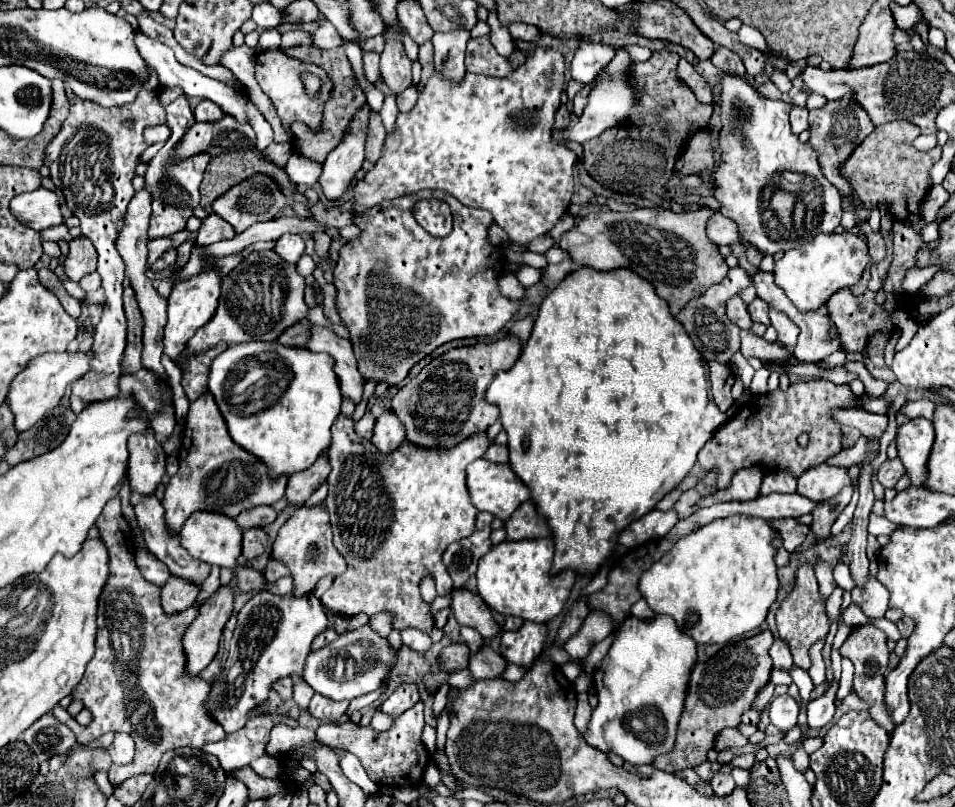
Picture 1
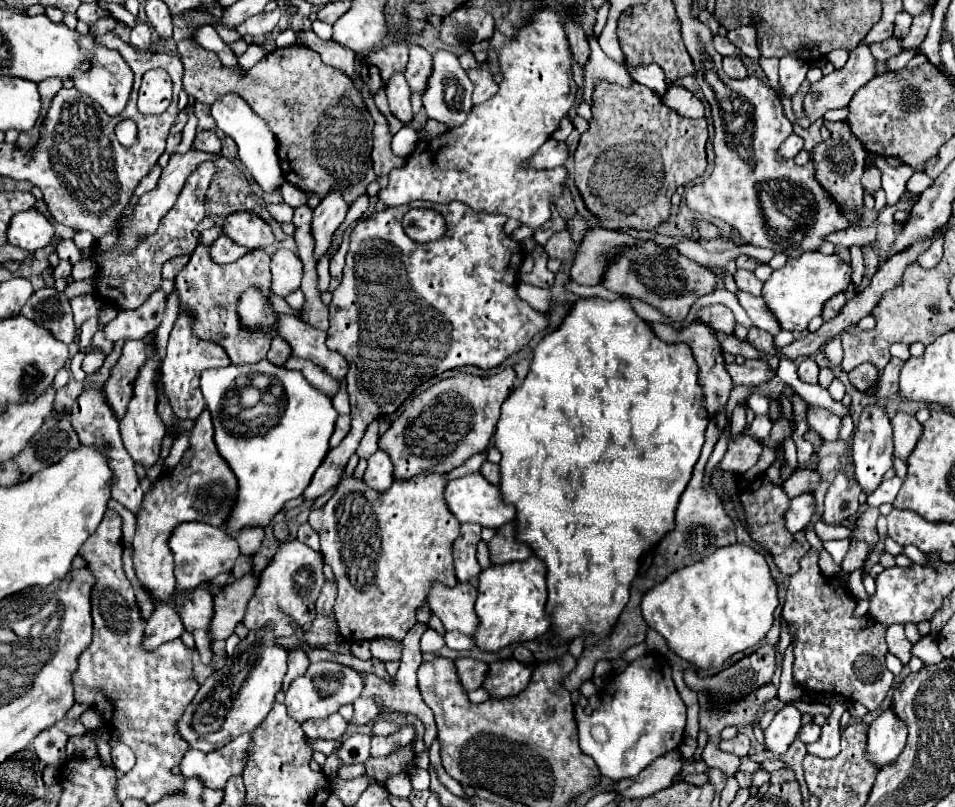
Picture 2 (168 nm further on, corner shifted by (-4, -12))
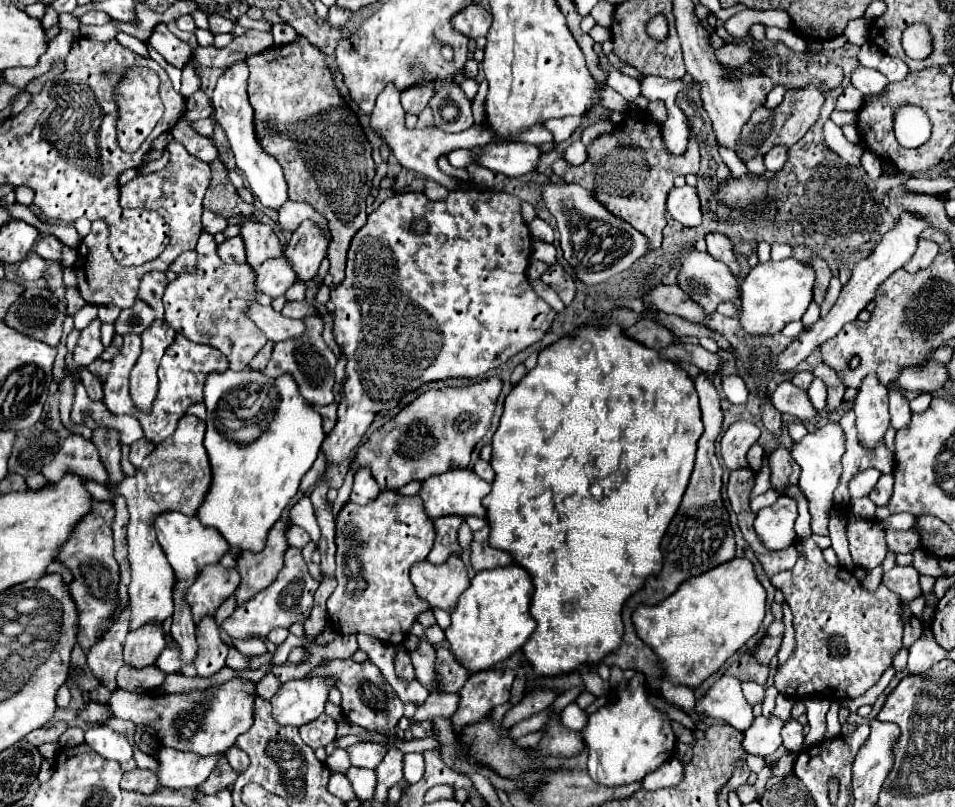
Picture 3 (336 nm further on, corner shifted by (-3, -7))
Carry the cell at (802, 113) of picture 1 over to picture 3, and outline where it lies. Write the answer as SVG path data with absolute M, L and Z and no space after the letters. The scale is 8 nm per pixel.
M772 147L772 151L764 155L766 169L772 171L772 173L780 171L784 167L784 163L786 163L786 151L788 151L786 147Z

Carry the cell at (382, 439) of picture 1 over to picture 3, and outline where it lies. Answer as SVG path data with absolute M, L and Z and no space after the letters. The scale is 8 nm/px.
M360 469L354 475L354 487L352 487L352 493L350 493L350 501L358 503L358 505L366 505L372 499L376 499L378 493L380 493L380 489L378 489L374 477L370 475L370 471Z

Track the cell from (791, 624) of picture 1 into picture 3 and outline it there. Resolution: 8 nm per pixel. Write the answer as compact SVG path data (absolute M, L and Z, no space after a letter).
M798 539L798 541L796 541L796 549L798 549L798 561L796 561L796 565L794 565L792 569L788 569L788 571L782 571L782 573L774 575L774 577L770 579L772 585L784 593L786 603L790 605L792 615L794 615L792 623L794 623L794 631L796 631L796 633L794 633L794 635L796 635L796 649L794 649L792 655L786 659L786 663L776 665L778 669L776 669L776 673L774 673L774 687L778 689L780 695L790 697L790 699L804 697L804 695L810 695L810 693L812 693L812 695L818 695L818 693L820 693L820 695L826 697L826 699L854 699L854 697L860 697L860 695L864 695L864 693L880 679L880 675L890 667L892 657L902 649L904 619L902 619L900 599L898 599L898 595L894 595L886 585L880 585L876 591L866 591L866 589L862 587L862 583L854 577L852 571L848 571L848 569L844 569L844 567L830 567L830 565L824 561L824 557L822 557L822 549L820 549L812 539Z

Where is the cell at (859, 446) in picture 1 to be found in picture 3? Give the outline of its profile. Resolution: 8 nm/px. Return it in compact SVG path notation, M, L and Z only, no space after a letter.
M770 488L764 494L756 496L750 501L750 507L753 512L757 513L760 509L773 505L781 495Z

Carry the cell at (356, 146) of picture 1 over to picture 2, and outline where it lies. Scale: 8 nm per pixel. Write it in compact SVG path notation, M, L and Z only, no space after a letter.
M329 192L319 202L311 222L311 234L315 238L315 258L319 258L323 252L329 250L331 236L343 224L347 212L349 204L347 200L343 200L343 196L339 196L339 192Z

